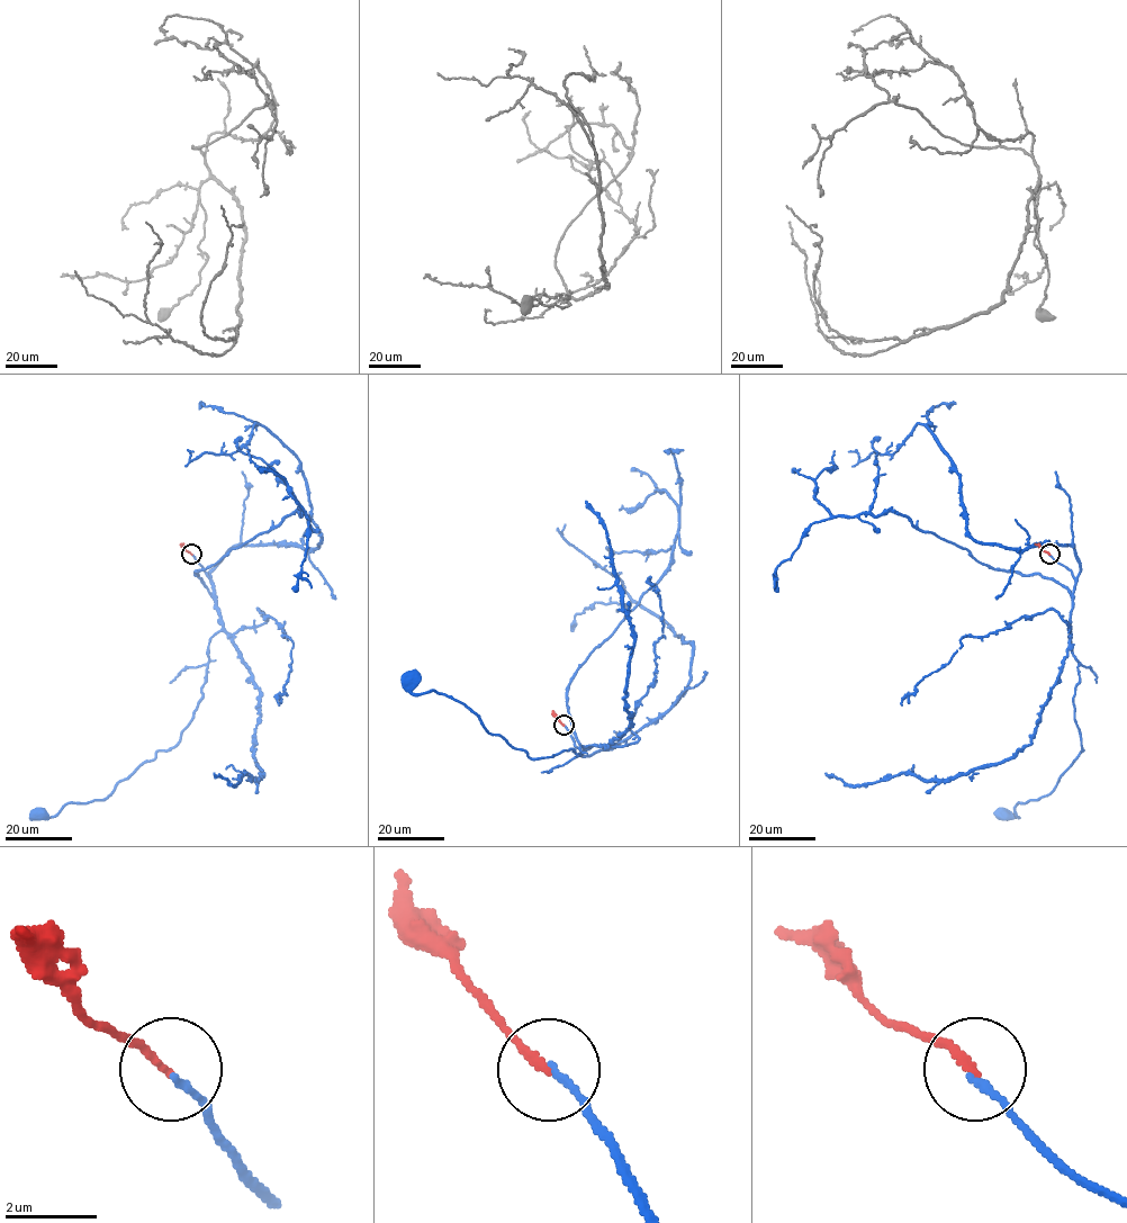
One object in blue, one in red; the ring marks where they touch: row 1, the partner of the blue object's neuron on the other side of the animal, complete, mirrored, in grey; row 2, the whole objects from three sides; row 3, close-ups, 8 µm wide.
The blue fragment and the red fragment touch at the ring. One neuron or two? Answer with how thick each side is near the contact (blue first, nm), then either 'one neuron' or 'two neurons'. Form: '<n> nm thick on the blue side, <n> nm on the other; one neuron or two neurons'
120 nm thick on the blue side, 150 nm on the other; one neuron

